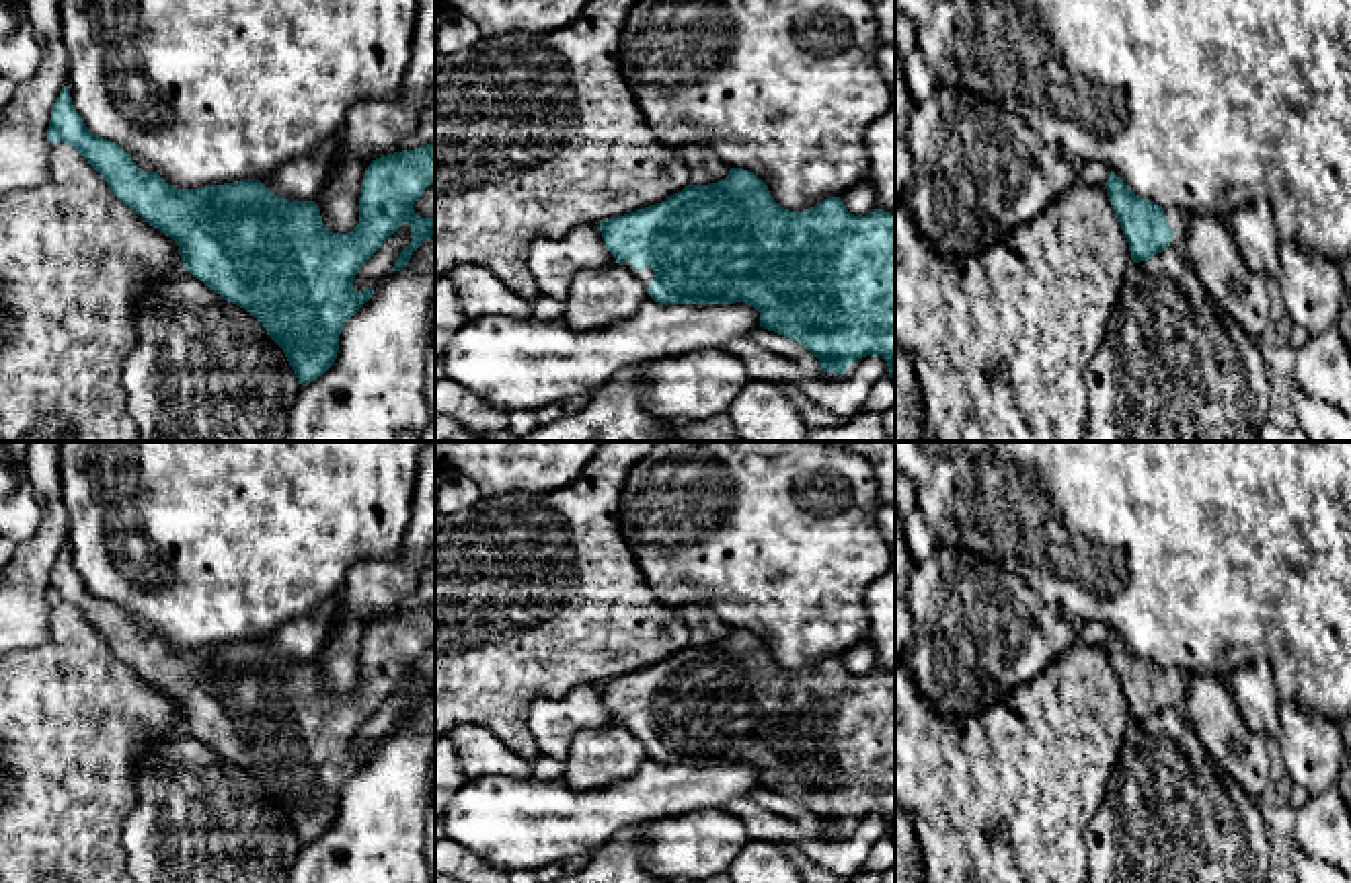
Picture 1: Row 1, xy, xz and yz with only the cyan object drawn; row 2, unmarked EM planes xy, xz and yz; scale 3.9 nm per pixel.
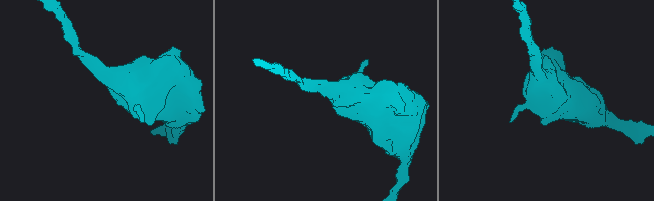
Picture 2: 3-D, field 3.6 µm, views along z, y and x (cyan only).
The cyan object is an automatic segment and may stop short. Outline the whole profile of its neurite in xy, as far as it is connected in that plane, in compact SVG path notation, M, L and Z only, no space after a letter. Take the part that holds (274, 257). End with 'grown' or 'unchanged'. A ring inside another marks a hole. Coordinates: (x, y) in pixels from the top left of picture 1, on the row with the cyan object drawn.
M68 86L51 107L47 138L51 144L74 146L125 205L179 244L181 263L193 277L250 312L283 349L302 386L335 363L343 324L374 296L374 287L353 287L365 261L409 224L411 244L392 267L400 271L411 253L435 234L435 216L421 218L413 209L419 195L435 183L435 144L372 160L361 183L359 224L347 234L333 234L316 201L290 201L259 179L177 189L158 172L142 172L117 142L103 140L86 127Z | unchanged

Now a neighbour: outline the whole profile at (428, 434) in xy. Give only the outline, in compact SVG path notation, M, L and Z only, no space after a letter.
M435 341L429 347L427 359L425 359L423 390L425 390L429 417L427 417L427 423L425 423L423 431L419 433L419 442L435 442Z

